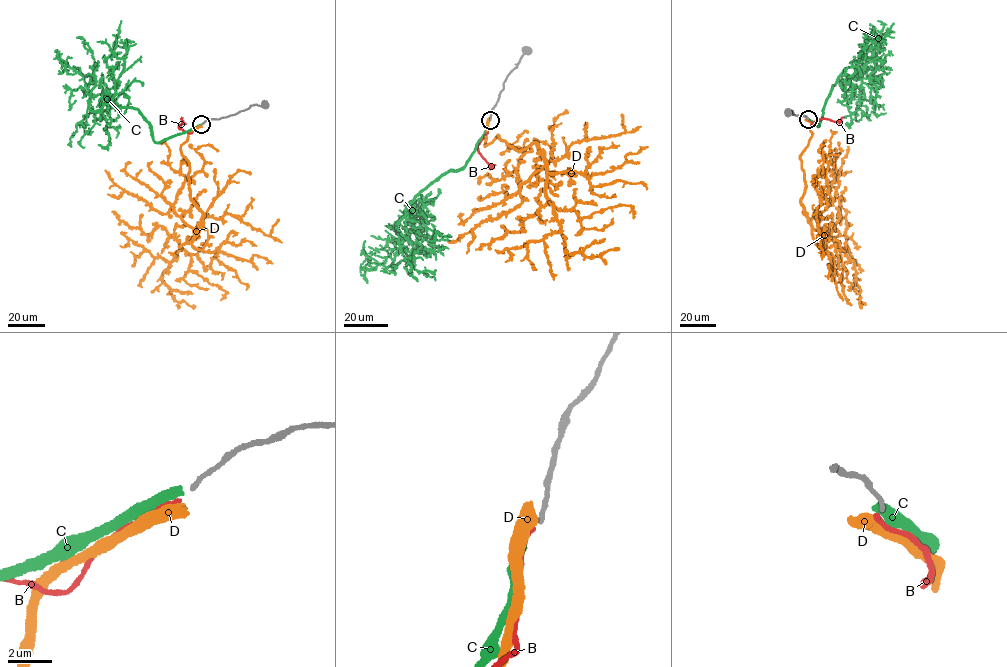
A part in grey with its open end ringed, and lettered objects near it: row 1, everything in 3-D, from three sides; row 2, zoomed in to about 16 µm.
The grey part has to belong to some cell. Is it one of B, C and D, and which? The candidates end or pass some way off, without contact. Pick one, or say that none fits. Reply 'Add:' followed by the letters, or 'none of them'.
Add: B

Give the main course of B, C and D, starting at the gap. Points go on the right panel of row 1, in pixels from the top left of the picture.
B: (807, 119), (811, 125), (817, 119), (839, 122), (843, 117)
C: (807, 118), (818, 126), (831, 86), (838, 79), (840, 84), (879, 52), (877, 41), (870, 46), (863, 45)
D: (807, 119), (812, 134), (800, 155), (805, 187), (801, 204), (808, 222), (854, 262), (861, 306)

